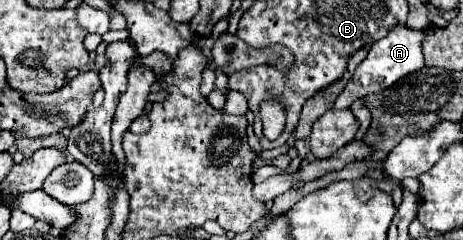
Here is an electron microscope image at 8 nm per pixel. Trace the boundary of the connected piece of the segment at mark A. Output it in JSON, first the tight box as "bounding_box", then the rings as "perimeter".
{"bounding_box":[333,24,425,110],"perimeter":[[[405,24],[395,26],[385,38],[377,40],[371,50],[369,56],[365,58],[365,62],[361,62],[361,66],[357,66],[357,70],[353,72],[349,84],[345,86],[345,90],[341,92],[341,96],[335,100],[333,108],[337,110],[345,110],[349,108],[355,100],[367,96],[367,94],[377,94],[389,86],[393,86],[397,80],[401,80],[407,74],[413,74],[417,70],[421,70],[423,64],[423,52],[421,52],[421,42],[425,38],[425,30],[413,30]]]}

